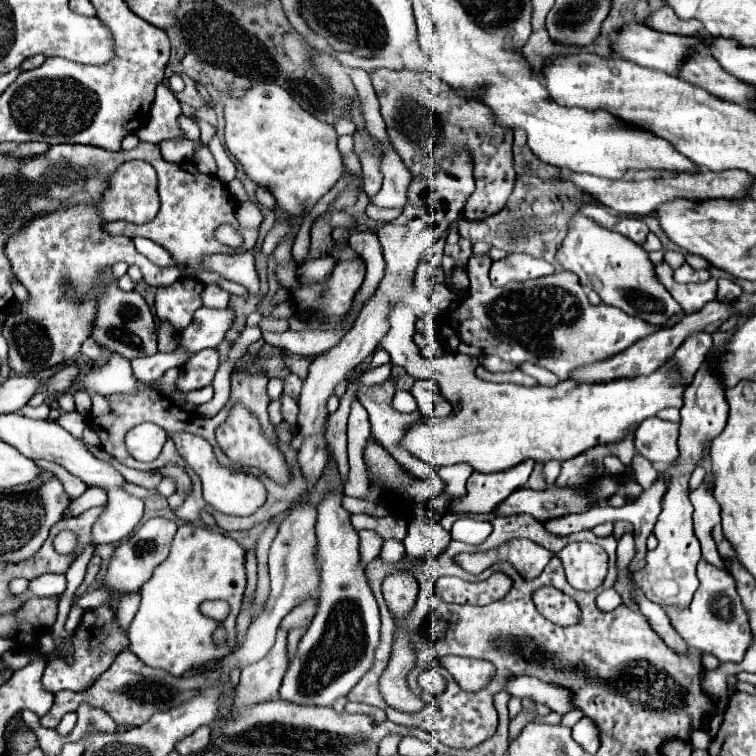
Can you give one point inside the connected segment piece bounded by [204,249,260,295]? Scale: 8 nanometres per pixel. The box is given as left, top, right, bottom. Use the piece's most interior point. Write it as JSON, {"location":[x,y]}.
{"location":[239,267]}

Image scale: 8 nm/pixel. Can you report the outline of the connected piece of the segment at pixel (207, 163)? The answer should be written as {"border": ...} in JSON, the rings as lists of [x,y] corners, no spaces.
{"border":[[[198,147],[194,151],[192,161],[196,163],[196,167],[198,167],[200,173],[208,173],[208,175],[216,173],[216,161],[214,161],[214,157],[212,157],[212,153],[210,153],[208,147]]]}

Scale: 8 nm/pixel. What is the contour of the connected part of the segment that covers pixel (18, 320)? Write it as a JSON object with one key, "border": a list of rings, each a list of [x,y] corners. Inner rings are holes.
{"border":[[[128,161],[110,175],[108,189],[96,205],[70,205],[60,211],[34,215],[6,241],[4,253],[12,263],[12,271],[28,289],[28,299],[20,305],[20,311],[4,321],[4,339],[10,347],[8,365],[16,375],[38,373],[72,359],[80,351],[90,335],[90,323],[94,321],[94,293],[100,289],[98,273],[102,267],[118,261],[138,265],[144,281],[154,287],[172,285],[184,277],[178,267],[158,267],[140,255],[130,237],[118,237],[104,231],[104,223],[108,221],[124,219],[135,224],[152,221],[160,209],[158,201],[154,169],[144,161]],[[62,279],[70,281],[78,297],[84,299],[82,303],[72,303],[64,297],[64,291],[58,291]]]}

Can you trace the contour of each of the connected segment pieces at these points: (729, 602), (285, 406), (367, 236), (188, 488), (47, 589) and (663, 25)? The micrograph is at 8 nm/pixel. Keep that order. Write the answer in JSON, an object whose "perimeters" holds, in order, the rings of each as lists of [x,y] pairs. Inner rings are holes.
{"perimeters":[[[[700,559],[696,571],[698,571],[696,575],[698,575],[700,587],[694,593],[692,603],[688,607],[670,605],[670,607],[662,607],[662,609],[668,615],[676,633],[686,641],[688,647],[692,647],[694,651],[710,653],[720,663],[726,663],[726,661],[740,663],[754,637],[750,631],[748,615],[740,601],[740,595],[736,593],[736,581],[730,573],[716,569],[714,565],[706,563],[704,559]]],[[[282,395],[282,415],[284,421],[290,425],[296,425],[296,417],[298,417],[298,403],[294,399],[290,399],[288,395]]],[[[352,231],[348,245],[354,247],[354,251],[358,251],[358,255],[366,263],[366,279],[356,295],[370,295],[370,291],[378,289],[378,285],[384,277],[384,271],[386,271],[386,263],[382,257],[382,245],[378,243],[378,235],[370,233],[370,231]]],[[[170,465],[170,467],[164,467],[160,471],[164,477],[170,477],[174,479],[174,485],[176,485],[176,493],[184,493],[184,497],[188,497],[192,493],[192,483],[190,483],[190,477],[188,473],[178,467],[178,465]]],[[[42,575],[30,581],[30,593],[36,597],[54,597],[66,591],[65,575]]],[[[666,5],[652,11],[642,23],[654,31],[672,33],[672,35],[694,35],[694,31],[704,29],[702,23],[698,23],[696,19],[690,19],[690,21],[678,19],[678,15],[674,15],[674,11],[670,11],[670,7]]]]}

